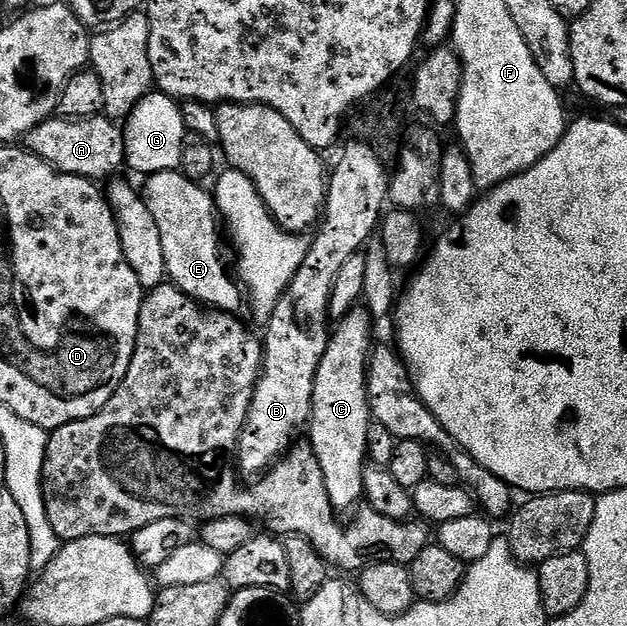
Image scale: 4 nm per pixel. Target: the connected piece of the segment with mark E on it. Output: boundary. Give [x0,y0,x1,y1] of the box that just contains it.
[143,170,243,312]

